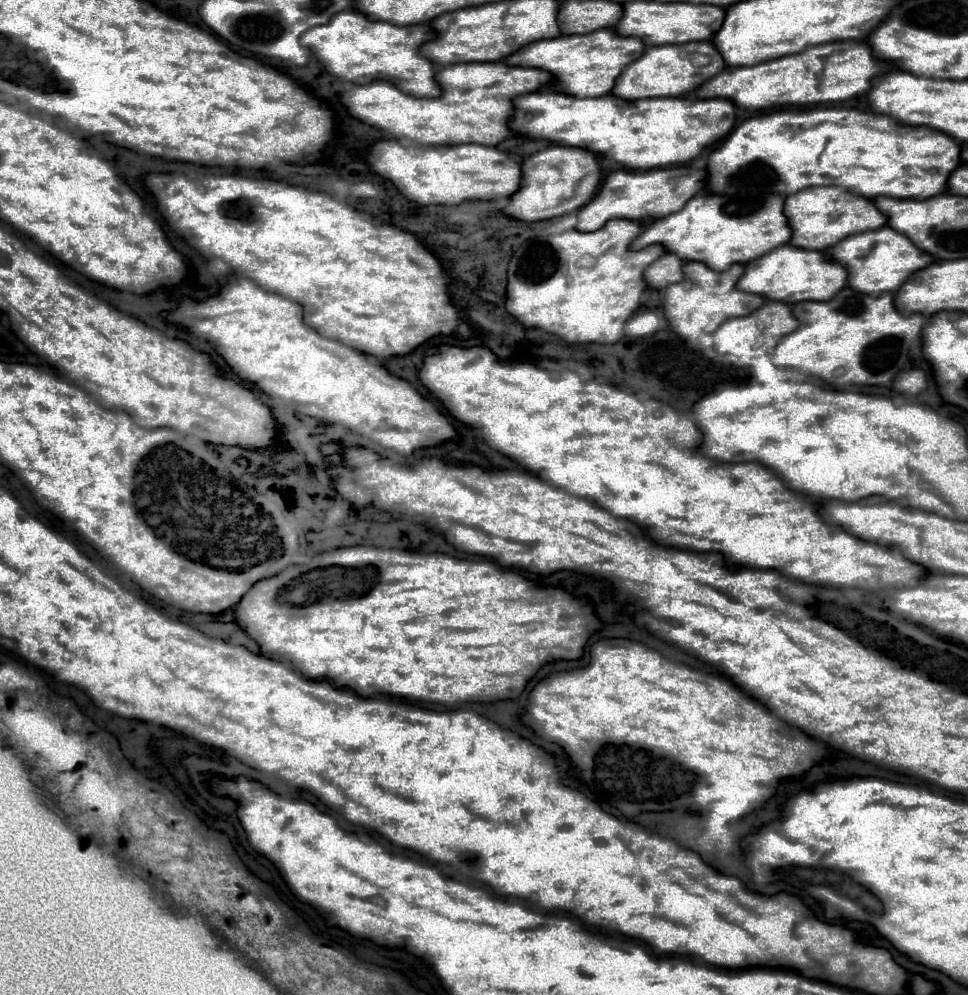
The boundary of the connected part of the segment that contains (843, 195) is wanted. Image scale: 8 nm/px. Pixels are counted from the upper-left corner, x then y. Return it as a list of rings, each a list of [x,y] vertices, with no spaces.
[[[806,187],[796,195],[788,195],[784,199],[784,215],[792,229],[790,243],[794,247],[814,249],[814,251],[824,251],[826,247],[838,243],[840,239],[852,233],[870,231],[886,225],[884,215],[876,211],[870,199],[858,197],[850,191],[844,191],[842,187]]]

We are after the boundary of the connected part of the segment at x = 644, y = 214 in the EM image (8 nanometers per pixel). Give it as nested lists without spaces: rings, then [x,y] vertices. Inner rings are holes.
[[[672,167],[672,169],[650,169],[642,173],[628,173],[624,169],[612,171],[606,179],[598,195],[578,211],[576,229],[582,233],[598,231],[610,219],[634,219],[638,223],[654,221],[672,211],[680,211],[692,195],[704,189],[704,169],[692,167]]]

